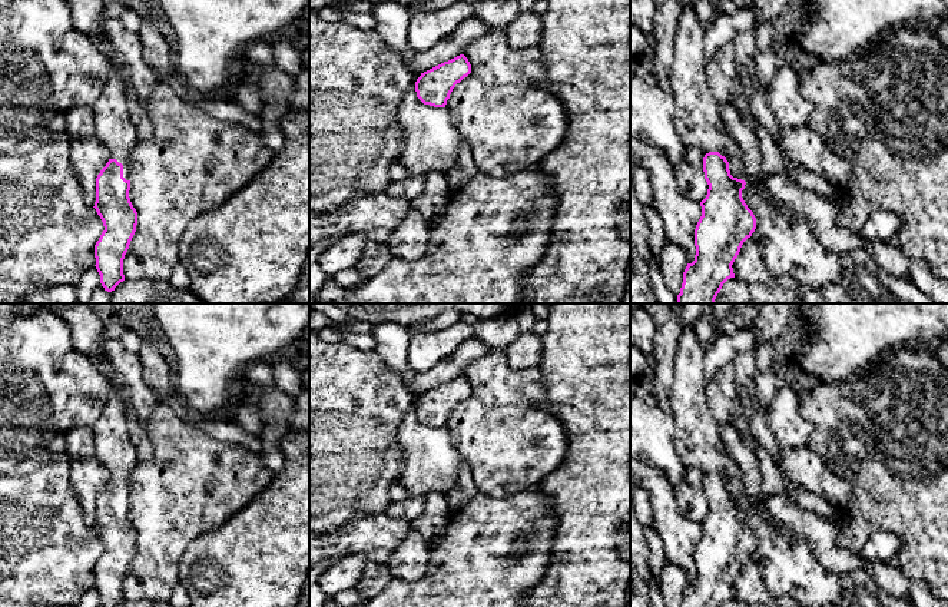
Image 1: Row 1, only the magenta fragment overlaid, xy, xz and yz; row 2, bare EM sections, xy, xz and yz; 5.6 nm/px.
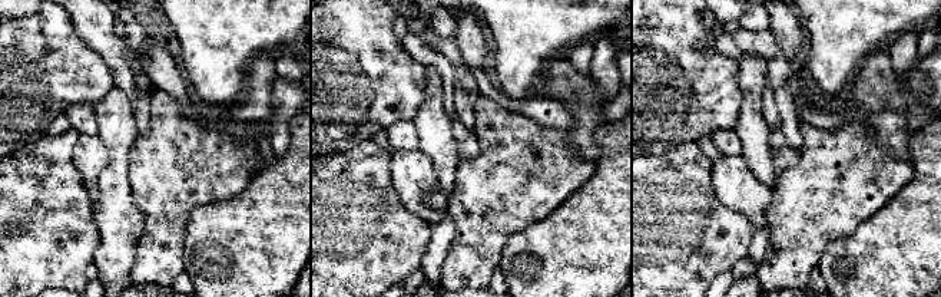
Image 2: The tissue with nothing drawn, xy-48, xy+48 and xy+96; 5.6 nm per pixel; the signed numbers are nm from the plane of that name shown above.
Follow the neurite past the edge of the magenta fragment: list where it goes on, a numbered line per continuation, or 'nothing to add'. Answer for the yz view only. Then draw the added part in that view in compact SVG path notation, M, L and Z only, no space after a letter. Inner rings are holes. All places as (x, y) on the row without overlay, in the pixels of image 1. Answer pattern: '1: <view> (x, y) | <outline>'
1: yz (743, 453) | M732 418L726 424L720 424L720 438L723 448L736 464L743 482L743 498L746 505L763 498L762 475L758 460L758 442L755 438L748 441L743 438L737 419Z

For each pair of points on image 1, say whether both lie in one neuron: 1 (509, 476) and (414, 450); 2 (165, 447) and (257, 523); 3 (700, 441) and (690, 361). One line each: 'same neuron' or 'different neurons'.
1: different neurons
2: different neurons
3: same neuron

